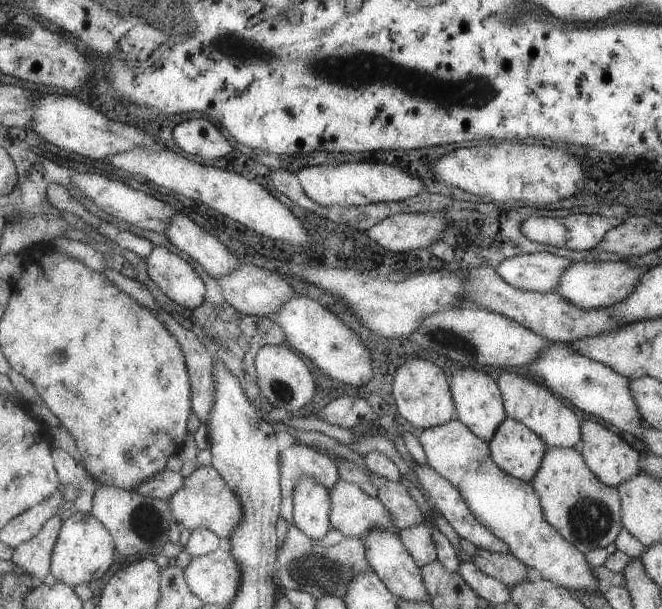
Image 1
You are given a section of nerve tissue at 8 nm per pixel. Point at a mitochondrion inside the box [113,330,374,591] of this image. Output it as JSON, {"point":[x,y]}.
{"point":[305,571]}

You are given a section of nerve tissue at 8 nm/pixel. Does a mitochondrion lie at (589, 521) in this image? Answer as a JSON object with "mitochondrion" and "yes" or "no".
{"mitochondrion":"yes"}

